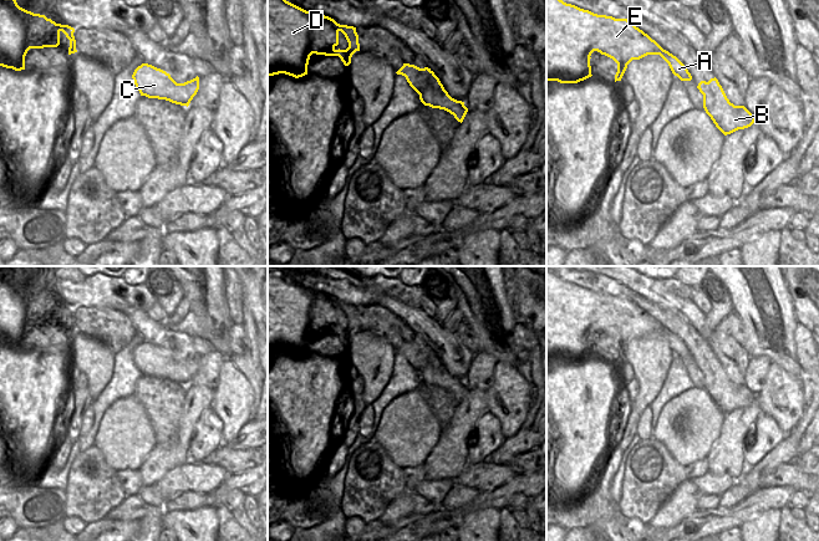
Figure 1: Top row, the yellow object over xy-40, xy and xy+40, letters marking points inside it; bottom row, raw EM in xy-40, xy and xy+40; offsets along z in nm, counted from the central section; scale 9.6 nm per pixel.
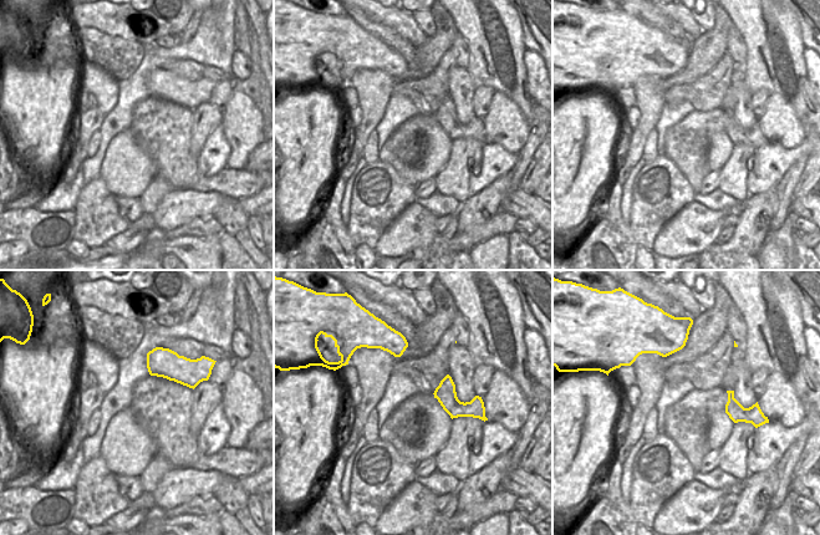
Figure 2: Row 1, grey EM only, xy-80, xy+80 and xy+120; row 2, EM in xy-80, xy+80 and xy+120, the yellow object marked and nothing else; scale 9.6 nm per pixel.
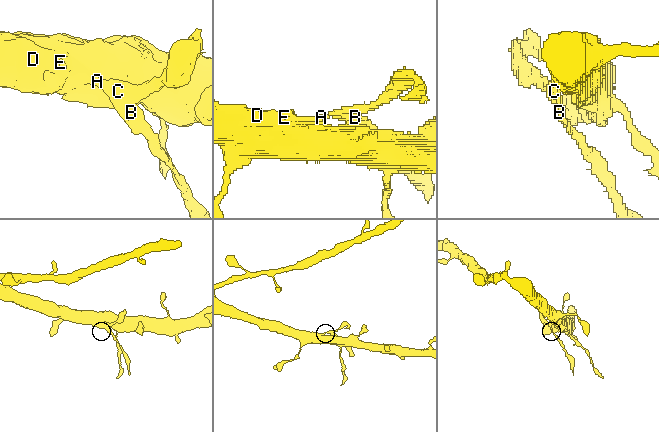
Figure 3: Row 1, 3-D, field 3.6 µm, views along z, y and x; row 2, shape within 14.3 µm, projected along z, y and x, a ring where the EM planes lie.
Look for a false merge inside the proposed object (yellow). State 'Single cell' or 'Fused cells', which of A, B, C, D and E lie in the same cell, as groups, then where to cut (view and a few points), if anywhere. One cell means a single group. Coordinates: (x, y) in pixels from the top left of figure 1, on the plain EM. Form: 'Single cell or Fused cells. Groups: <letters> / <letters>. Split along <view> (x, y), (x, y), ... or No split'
Fused cells. Groups: A D E / B C. Split along xy (400, 347), (406, 355)

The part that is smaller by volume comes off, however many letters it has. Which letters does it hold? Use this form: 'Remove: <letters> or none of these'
Remove: B, C

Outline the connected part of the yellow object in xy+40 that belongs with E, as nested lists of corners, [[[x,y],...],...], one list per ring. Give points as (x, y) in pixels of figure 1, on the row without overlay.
[[[546,270],[546,359],[578,362],[591,356],[590,335],[594,330],[612,337],[617,342],[615,361],[621,359],[632,338],[640,338],[647,333],[660,333],[668,342],[675,354],[681,359],[691,359],[687,346],[630,298],[594,292],[566,282]]]

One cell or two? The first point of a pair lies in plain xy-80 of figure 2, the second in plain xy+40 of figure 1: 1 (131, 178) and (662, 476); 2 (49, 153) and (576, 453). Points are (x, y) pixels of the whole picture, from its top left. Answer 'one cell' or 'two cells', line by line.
1: two cells
2: one cell

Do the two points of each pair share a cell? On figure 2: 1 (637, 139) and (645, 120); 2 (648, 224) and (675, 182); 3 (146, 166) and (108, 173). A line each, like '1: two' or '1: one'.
1: one
2: one
3: one

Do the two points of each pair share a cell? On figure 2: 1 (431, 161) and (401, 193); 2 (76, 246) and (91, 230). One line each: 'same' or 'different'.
1: different
2: different

